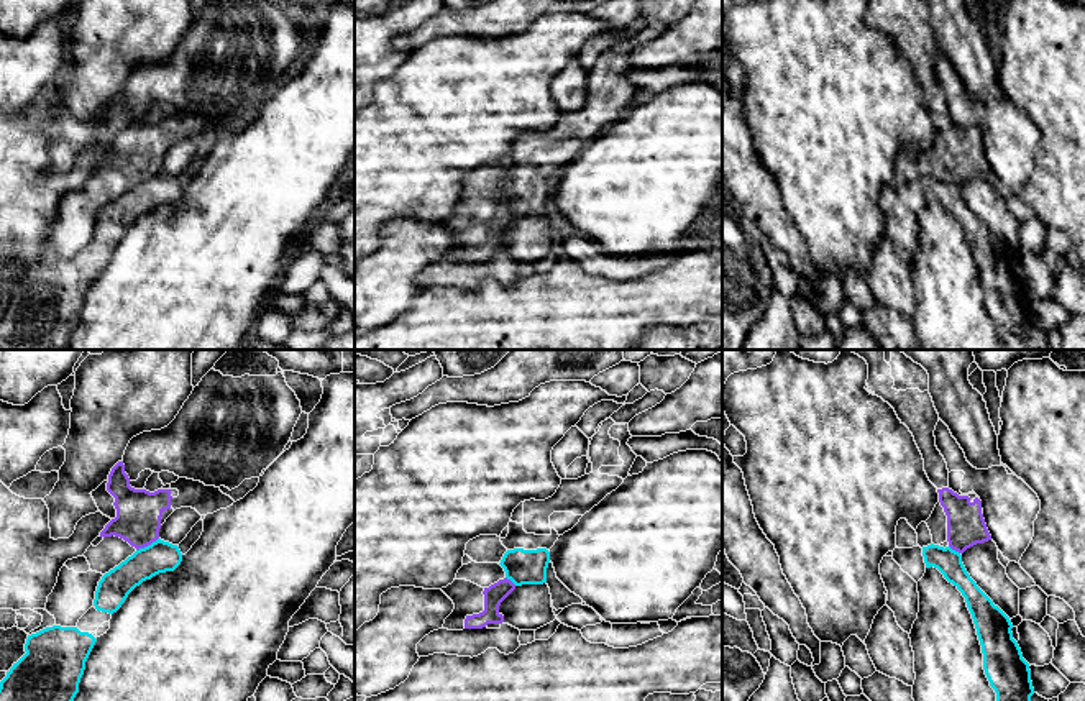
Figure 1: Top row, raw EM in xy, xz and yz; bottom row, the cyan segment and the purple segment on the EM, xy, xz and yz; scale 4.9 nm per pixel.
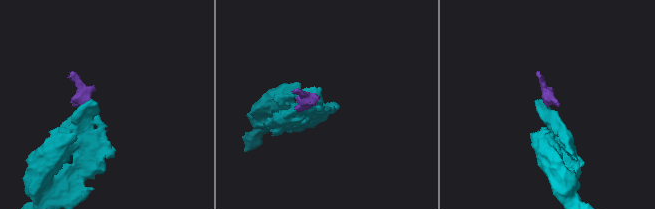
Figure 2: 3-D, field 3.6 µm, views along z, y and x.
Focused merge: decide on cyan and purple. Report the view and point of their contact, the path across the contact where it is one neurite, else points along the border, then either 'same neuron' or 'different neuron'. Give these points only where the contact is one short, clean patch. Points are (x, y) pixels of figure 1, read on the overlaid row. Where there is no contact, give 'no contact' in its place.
xy (148, 545) | along xy (158, 537), (137, 550) | different neuron

